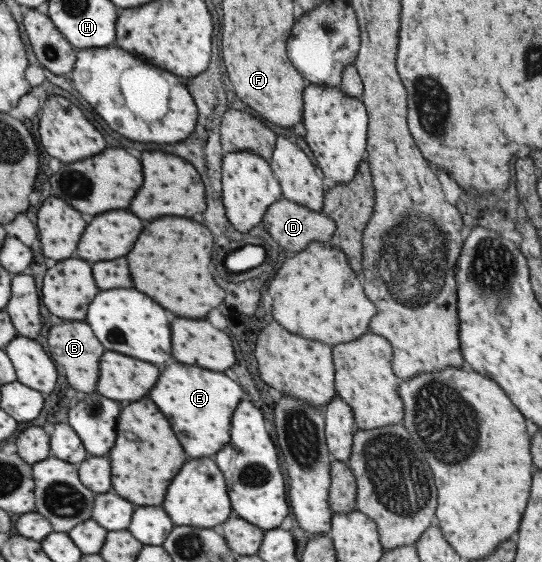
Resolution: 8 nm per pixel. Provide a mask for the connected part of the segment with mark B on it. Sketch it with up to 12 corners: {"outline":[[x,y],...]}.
{"outline":[[84,322],[48,330],[70,388],[94,390],[102,346]]}

